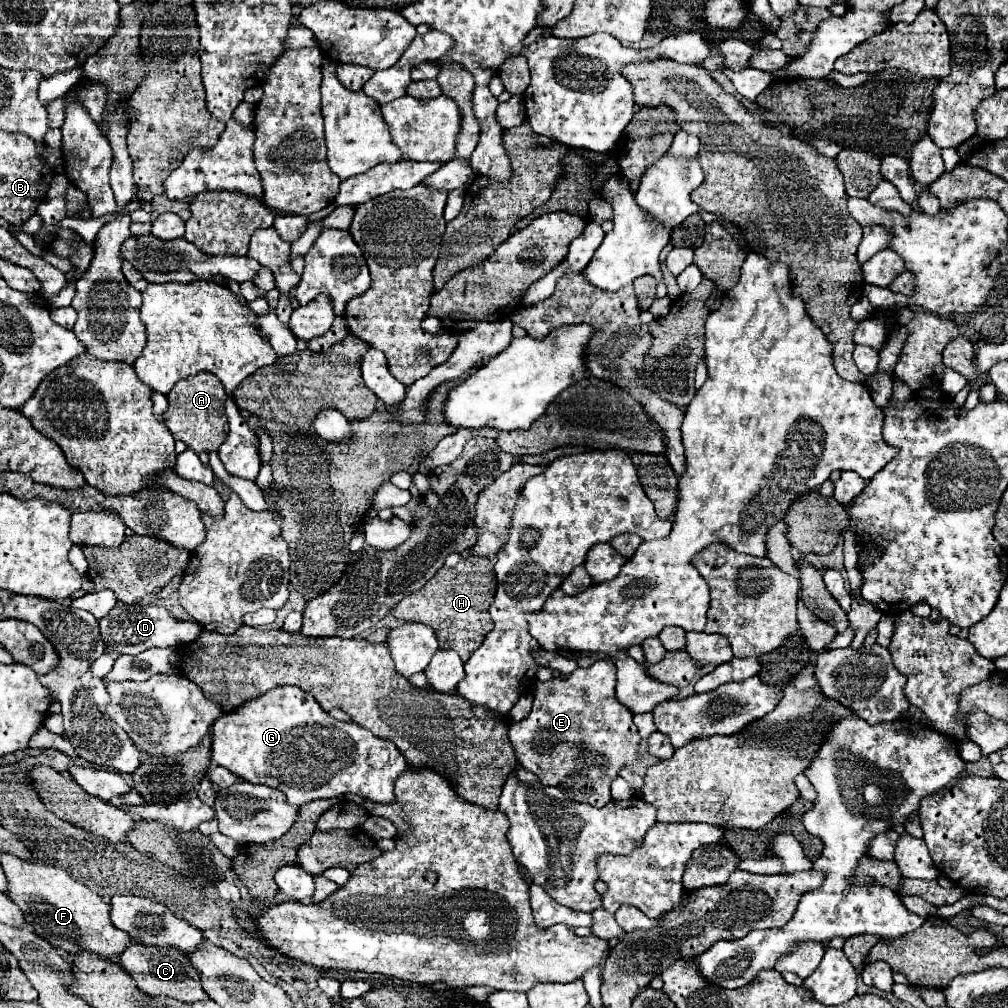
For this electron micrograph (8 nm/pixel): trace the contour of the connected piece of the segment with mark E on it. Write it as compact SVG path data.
M596 660L590 668L576 668L574 672L548 682L536 682L532 712L522 722L510 724L508 730L508 738L524 770L536 774L542 784L560 788L566 798L574 802L588 802L596 808L610 802L610 782L618 776L618 770L638 760L636 750L640 734L632 722L632 712L616 700L614 684L616 666L610 660Z

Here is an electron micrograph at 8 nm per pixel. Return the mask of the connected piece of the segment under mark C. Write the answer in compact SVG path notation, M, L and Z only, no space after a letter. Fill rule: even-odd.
M132 942L120 954L120 966L136 980L138 988L150 996L166 994L170 998L176 998L188 1004L206 998L206 992L198 980L198 974L194 972L194 968L190 968L188 956L178 952L176 948L158 948L158 946L144 946L144 944Z

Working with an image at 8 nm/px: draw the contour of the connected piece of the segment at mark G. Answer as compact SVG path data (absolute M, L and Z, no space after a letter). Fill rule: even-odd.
M296 686L274 688L244 702L232 712L222 714L212 726L212 760L246 782L278 788L292 806L340 794L358 794L380 804L390 804L394 802L394 780L408 768L394 742L370 734L370 730L358 726L356 722L334 720L320 708L312 694Z

